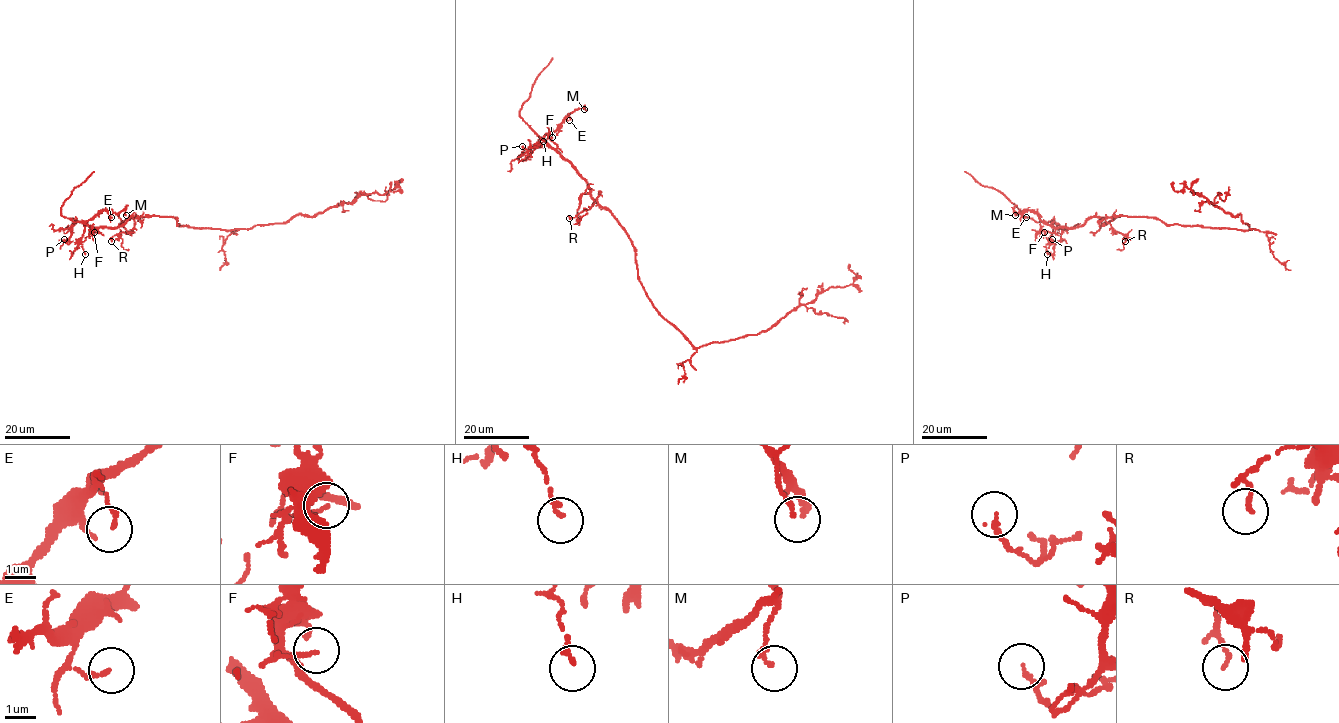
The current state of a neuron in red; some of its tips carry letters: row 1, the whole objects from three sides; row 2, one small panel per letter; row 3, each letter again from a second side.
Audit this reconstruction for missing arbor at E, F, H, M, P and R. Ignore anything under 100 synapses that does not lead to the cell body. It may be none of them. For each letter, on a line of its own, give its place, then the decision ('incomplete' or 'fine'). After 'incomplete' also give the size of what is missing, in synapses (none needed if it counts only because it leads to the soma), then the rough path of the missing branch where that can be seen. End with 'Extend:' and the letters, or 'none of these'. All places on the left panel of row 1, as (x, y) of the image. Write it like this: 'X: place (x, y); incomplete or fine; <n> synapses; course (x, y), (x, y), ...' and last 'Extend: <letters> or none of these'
E: place (111, 217); fine
F: place (94, 232); fine
H: place (85, 254); fine
M: place (126, 215); fine
P: place (64, 239); fine
R: place (111, 241); fine
Extend: none of these

